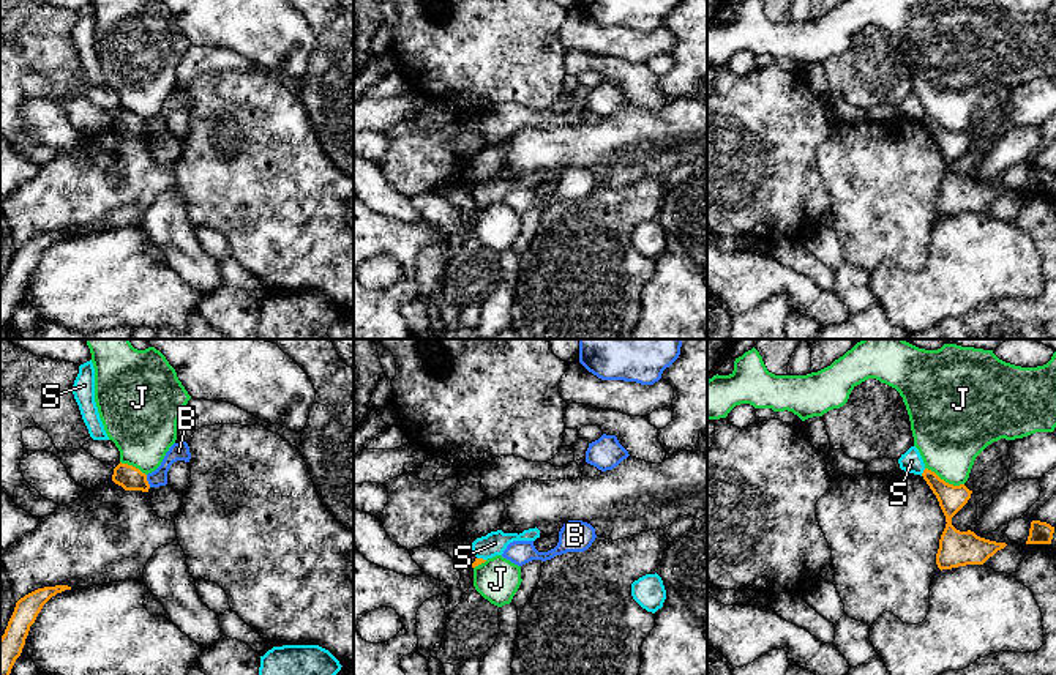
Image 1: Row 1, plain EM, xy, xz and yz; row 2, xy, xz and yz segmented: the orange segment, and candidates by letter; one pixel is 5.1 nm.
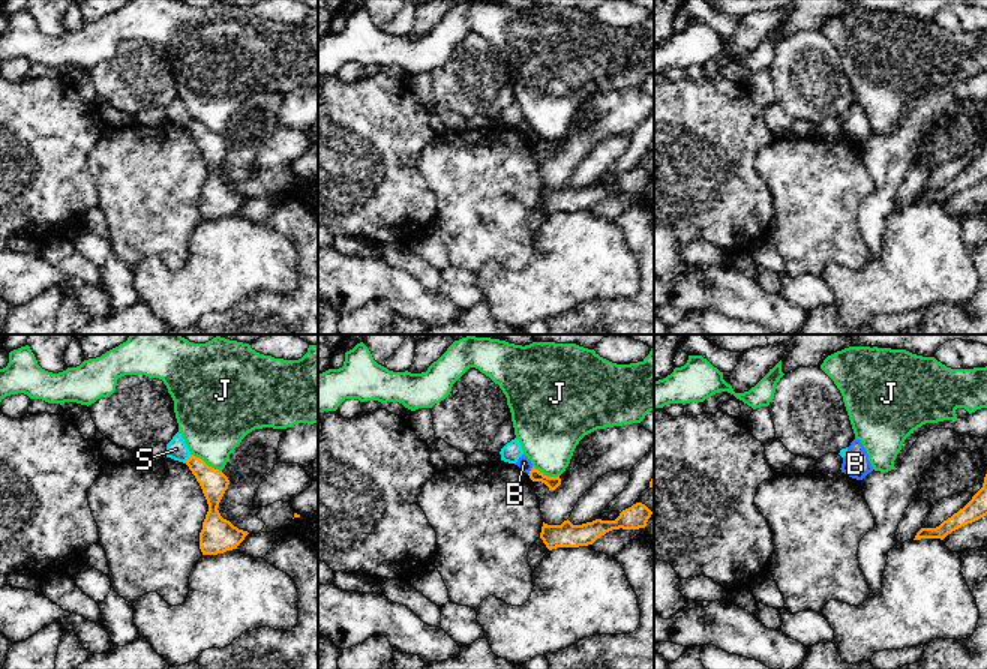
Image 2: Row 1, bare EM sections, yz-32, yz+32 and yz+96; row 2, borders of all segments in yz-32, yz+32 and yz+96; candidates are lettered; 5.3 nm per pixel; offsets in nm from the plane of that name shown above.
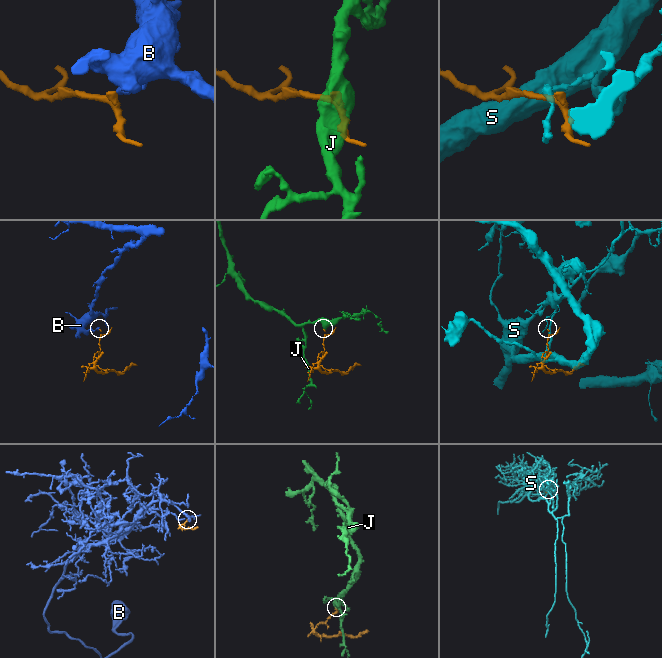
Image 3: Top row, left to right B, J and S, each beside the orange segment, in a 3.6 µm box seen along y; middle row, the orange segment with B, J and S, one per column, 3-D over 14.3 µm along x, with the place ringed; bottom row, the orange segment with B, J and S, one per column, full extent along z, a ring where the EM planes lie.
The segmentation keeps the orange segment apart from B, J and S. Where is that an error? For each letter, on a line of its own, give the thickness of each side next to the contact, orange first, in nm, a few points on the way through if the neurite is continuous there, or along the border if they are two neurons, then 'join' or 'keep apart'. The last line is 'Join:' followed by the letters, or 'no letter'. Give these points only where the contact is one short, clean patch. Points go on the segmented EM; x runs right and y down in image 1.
B: calibres 120 and 100 nm; border xy (146, 475), (150, 486); keep apart
J: calibres 140 and 360 nm; border yz (925, 467), (949, 483), (963, 484); keep apart
S: calibres 140 and 110 nm; border yz (925, 469), (921, 475); keep apart
Join: no letter

